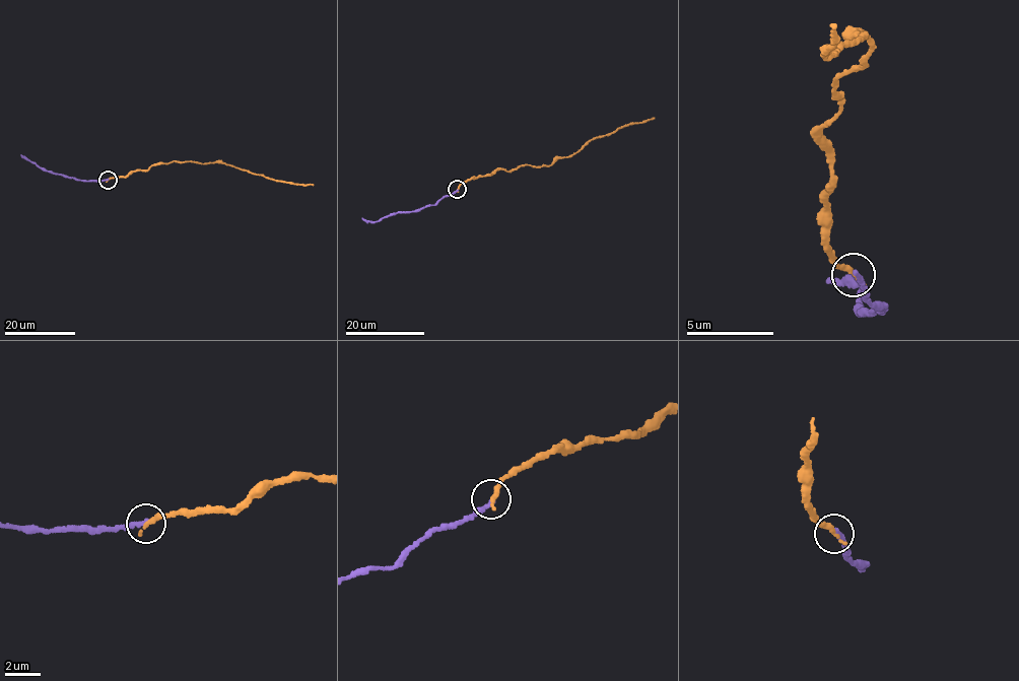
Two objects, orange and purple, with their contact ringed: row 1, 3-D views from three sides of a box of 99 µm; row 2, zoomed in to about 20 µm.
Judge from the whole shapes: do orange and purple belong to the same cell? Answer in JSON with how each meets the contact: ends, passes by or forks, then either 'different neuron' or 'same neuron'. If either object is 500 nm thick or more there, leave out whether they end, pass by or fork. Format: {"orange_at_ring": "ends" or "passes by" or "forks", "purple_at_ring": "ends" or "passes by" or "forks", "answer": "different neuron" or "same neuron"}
{"orange_at_ring": "ends", "purple_at_ring": "ends", "answer": "same neuron"}

